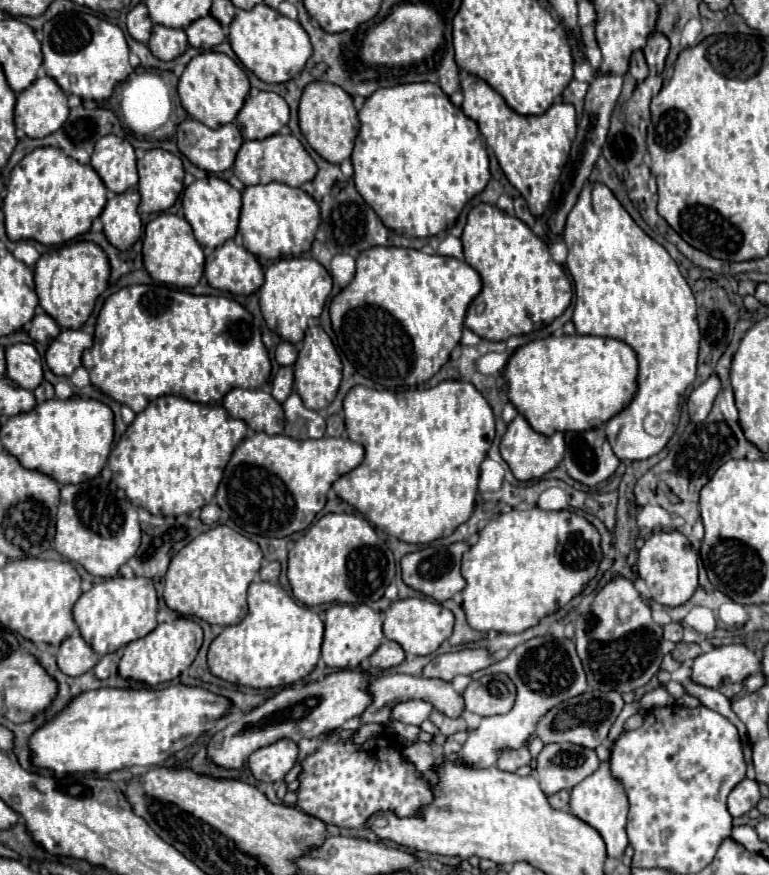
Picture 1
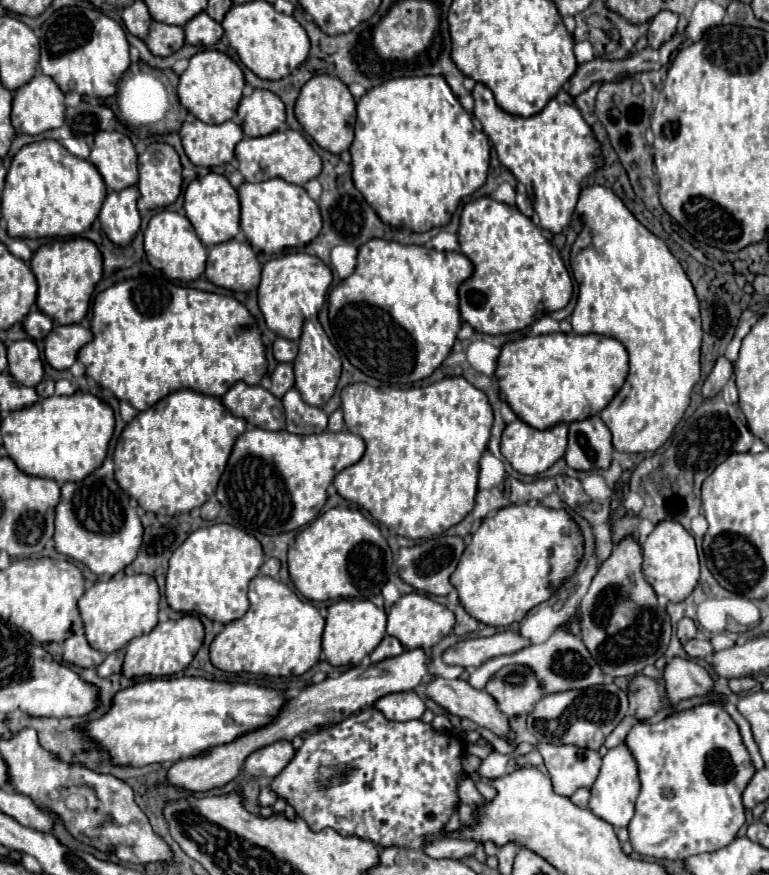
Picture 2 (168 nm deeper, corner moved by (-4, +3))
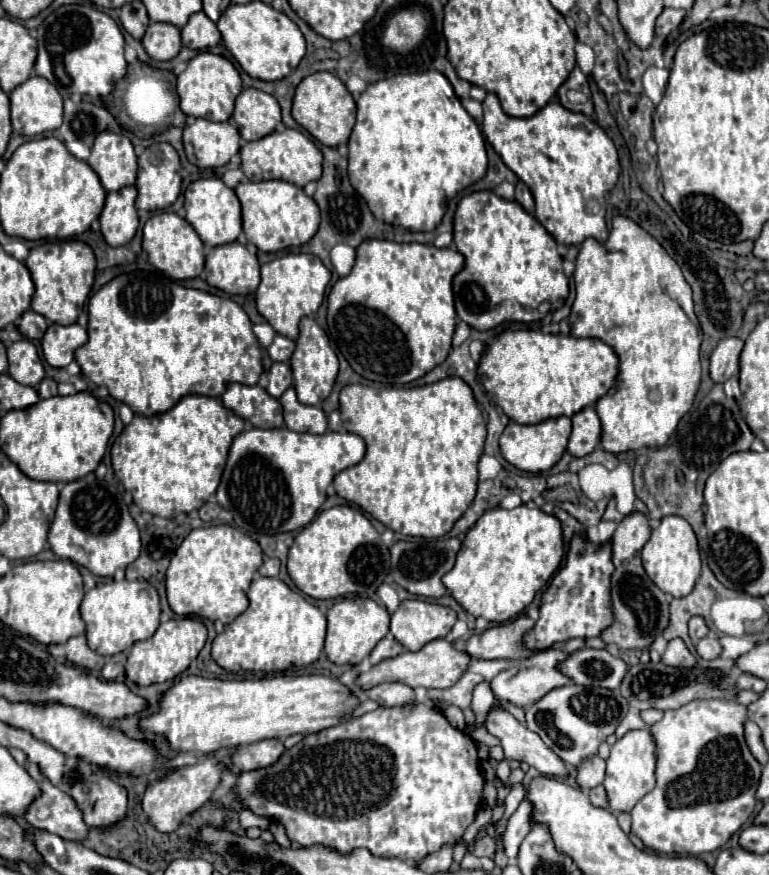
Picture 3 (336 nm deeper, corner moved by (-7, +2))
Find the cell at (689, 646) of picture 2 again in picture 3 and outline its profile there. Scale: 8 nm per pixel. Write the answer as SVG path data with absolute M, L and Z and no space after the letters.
M707 635L707 637L699 639L695 649L697 649L697 655L703 659L715 659L721 655L721 645L719 645L719 639L715 635Z

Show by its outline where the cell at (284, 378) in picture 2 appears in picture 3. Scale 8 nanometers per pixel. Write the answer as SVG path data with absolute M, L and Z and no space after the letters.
M273 363L273 367L269 369L269 385L267 385L267 393L271 393L275 399L279 399L283 395L283 391L293 383L293 375L291 375L291 365L289 363Z

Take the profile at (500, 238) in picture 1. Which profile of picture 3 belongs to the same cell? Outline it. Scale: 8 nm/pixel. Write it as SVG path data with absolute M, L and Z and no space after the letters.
M477 191L465 195L455 211L453 241L457 251L465 257L465 267L453 279L457 317L477 331L489 331L503 323L531 323L537 319L537 307L543 301L551 303L551 309L559 309L569 295L569 279L563 273L563 259L557 253L555 239L547 229L531 217L517 201L497 197L493 191Z

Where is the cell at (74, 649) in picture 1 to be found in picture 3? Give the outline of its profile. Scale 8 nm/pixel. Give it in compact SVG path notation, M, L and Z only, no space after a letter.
M77 635L77 637L71 637L67 643L65 643L65 649L67 649L67 661L79 665L79 667L85 667L87 671L91 671L93 675L99 675L103 665L105 665L105 657L101 657L99 653L91 651L85 643L85 635Z

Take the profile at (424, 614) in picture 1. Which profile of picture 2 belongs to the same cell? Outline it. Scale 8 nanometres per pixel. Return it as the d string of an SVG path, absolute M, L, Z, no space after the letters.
M410 592L402 596L387 615L386 635L398 638L406 650L412 648L432 648L442 638L446 638L454 628L454 614L444 606L420 592Z

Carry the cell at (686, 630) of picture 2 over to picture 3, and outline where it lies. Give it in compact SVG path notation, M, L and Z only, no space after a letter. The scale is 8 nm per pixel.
M691 617L689 619L689 637L693 639L693 643L697 643L701 637L705 637L709 633L703 617Z

